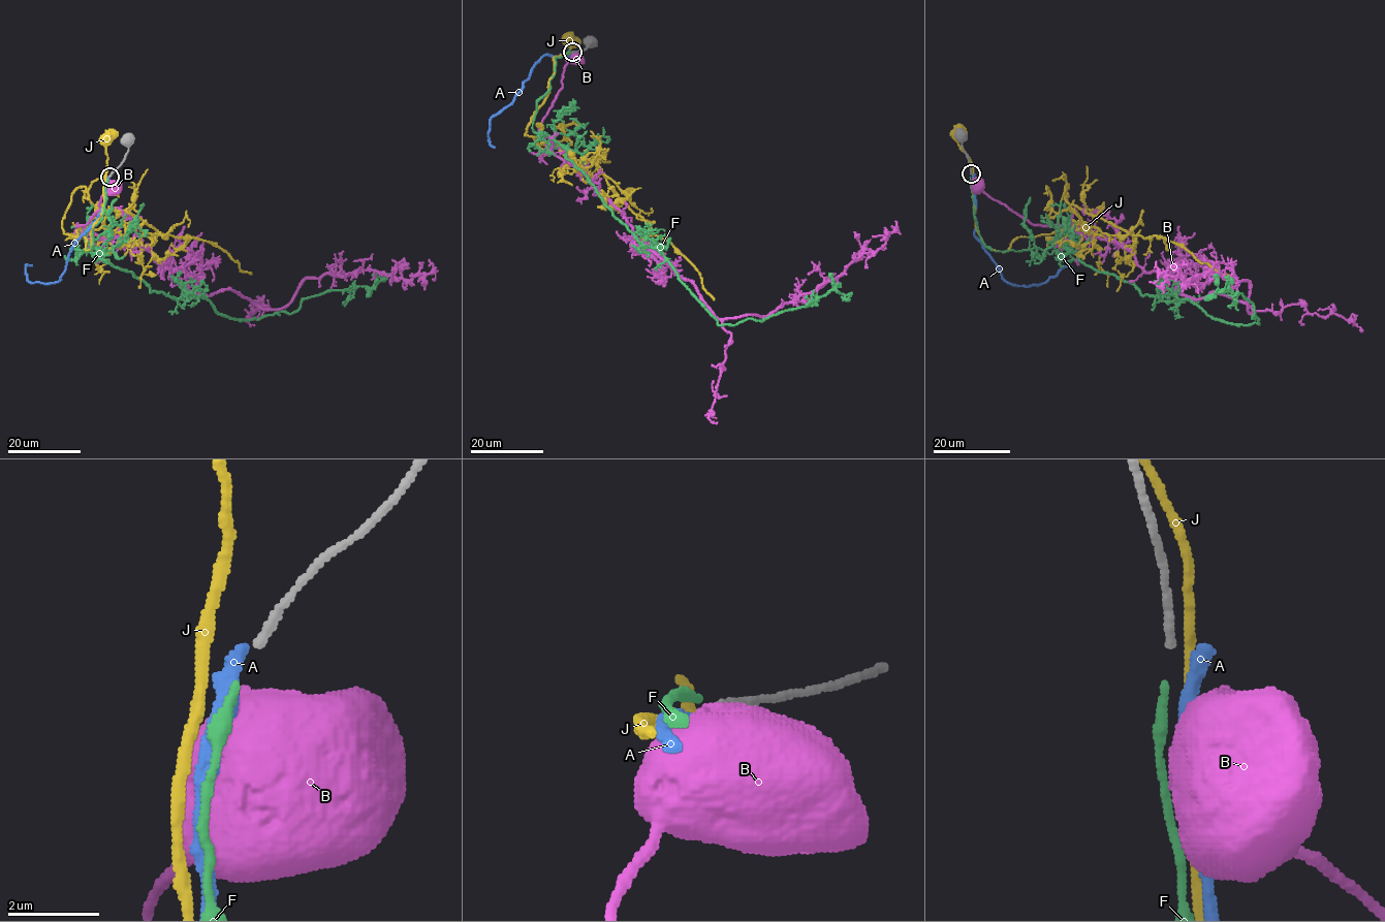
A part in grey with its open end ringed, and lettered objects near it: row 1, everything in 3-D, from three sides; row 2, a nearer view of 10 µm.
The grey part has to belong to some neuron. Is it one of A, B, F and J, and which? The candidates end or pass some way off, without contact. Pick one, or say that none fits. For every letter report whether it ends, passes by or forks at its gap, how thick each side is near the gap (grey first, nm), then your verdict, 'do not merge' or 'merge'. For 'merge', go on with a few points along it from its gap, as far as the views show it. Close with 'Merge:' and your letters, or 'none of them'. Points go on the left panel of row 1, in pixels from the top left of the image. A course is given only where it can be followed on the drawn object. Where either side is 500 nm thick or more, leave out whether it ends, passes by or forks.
A: it ends there; 180 nm thick on the grey side, 400 nm on the other; do not merge
B: 180 nm thick on the grey side, 900 nm on the other; do not merge
F: it ends there; 180 nm thick on the grey side, 200 nm on the other; merge; it runs (108, 180), (92, 249), (69, 253), (99, 248), (151, 291), (202, 296), (251, 320), (389, 274)
J: it passes by; 180 nm thick on the grey side, 240 nm on the other; do not merge
Merge: F

